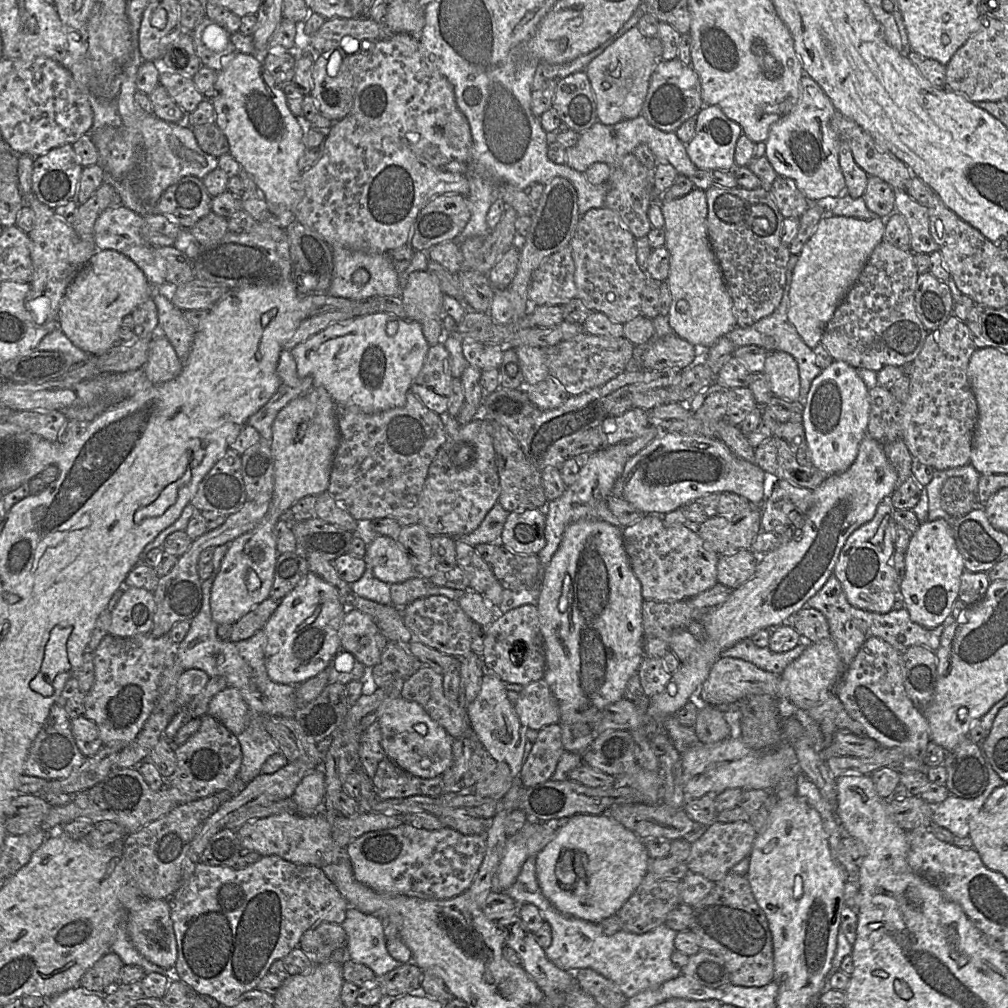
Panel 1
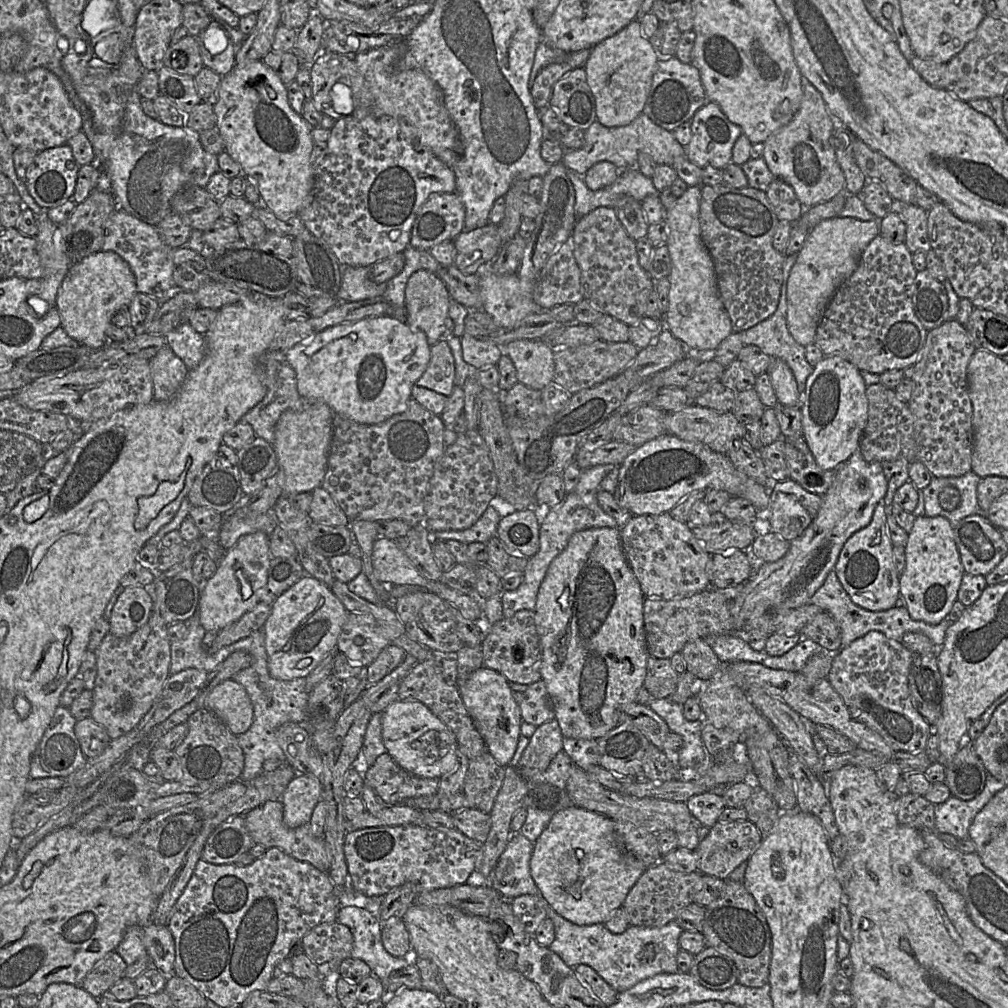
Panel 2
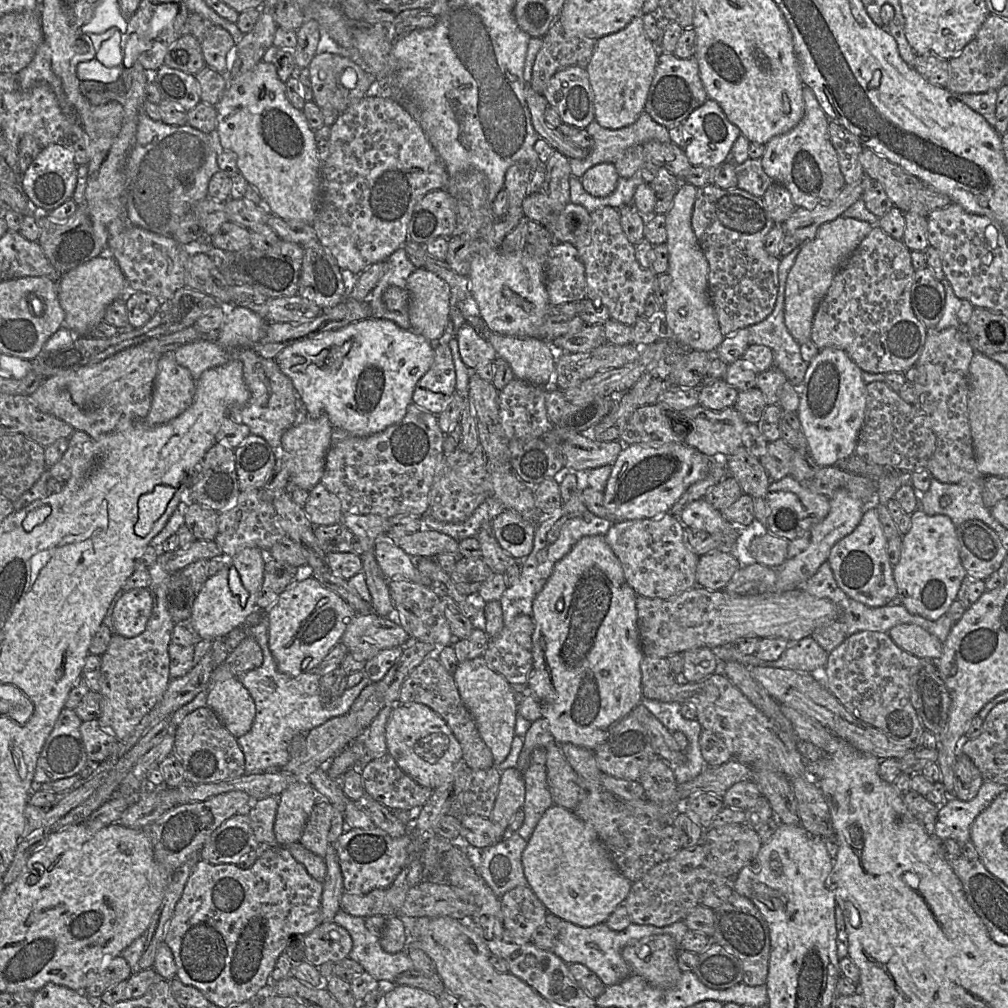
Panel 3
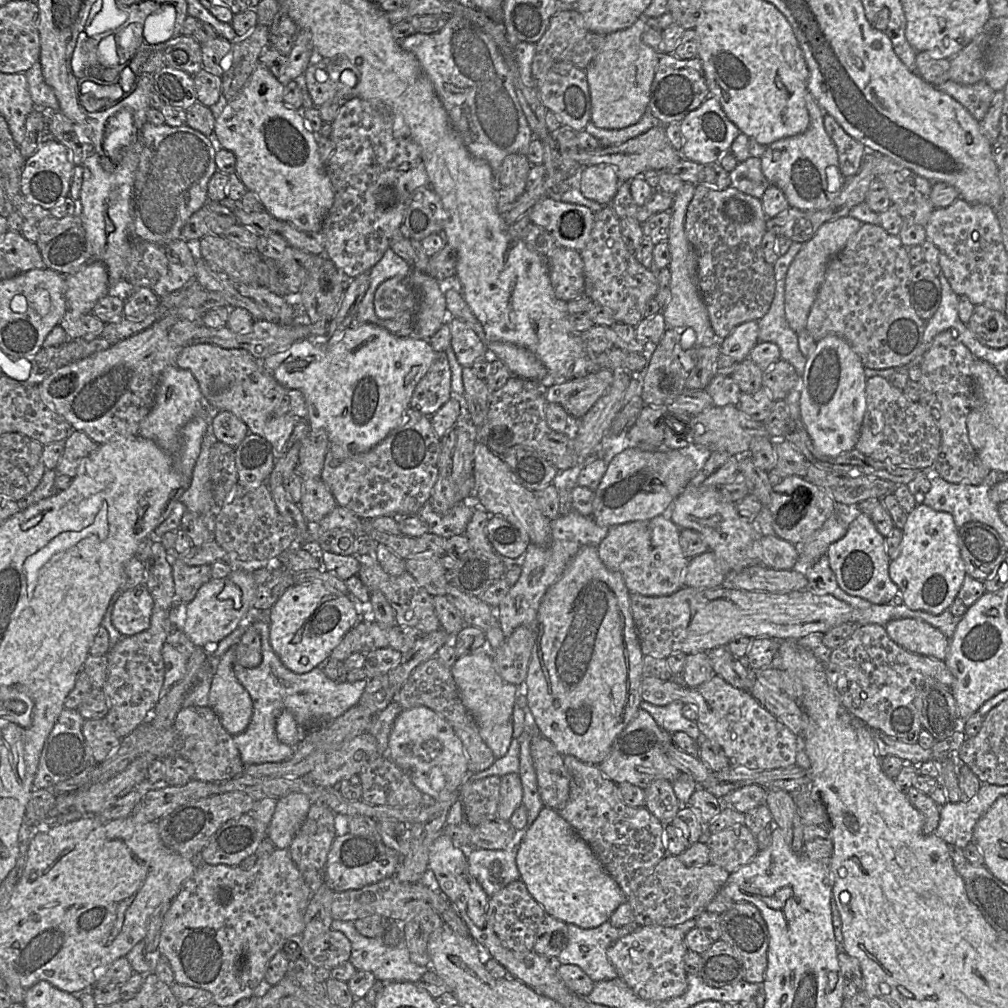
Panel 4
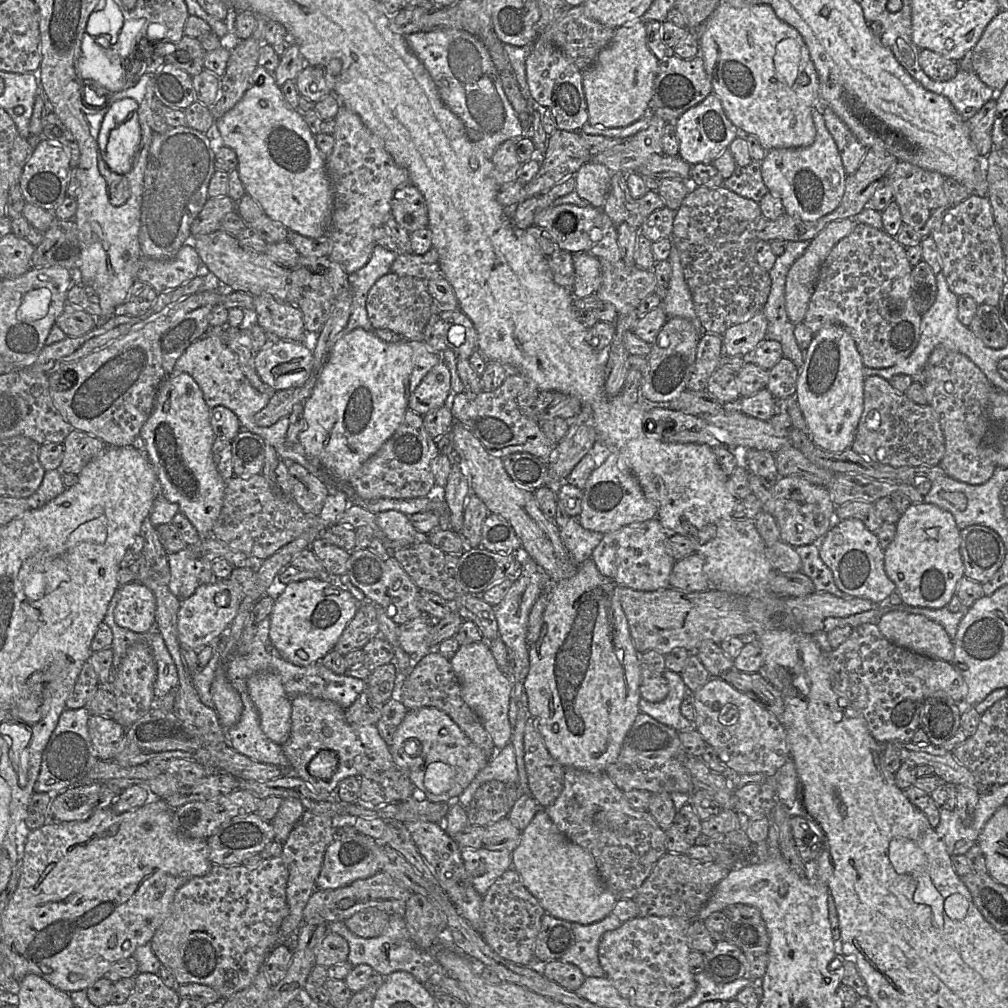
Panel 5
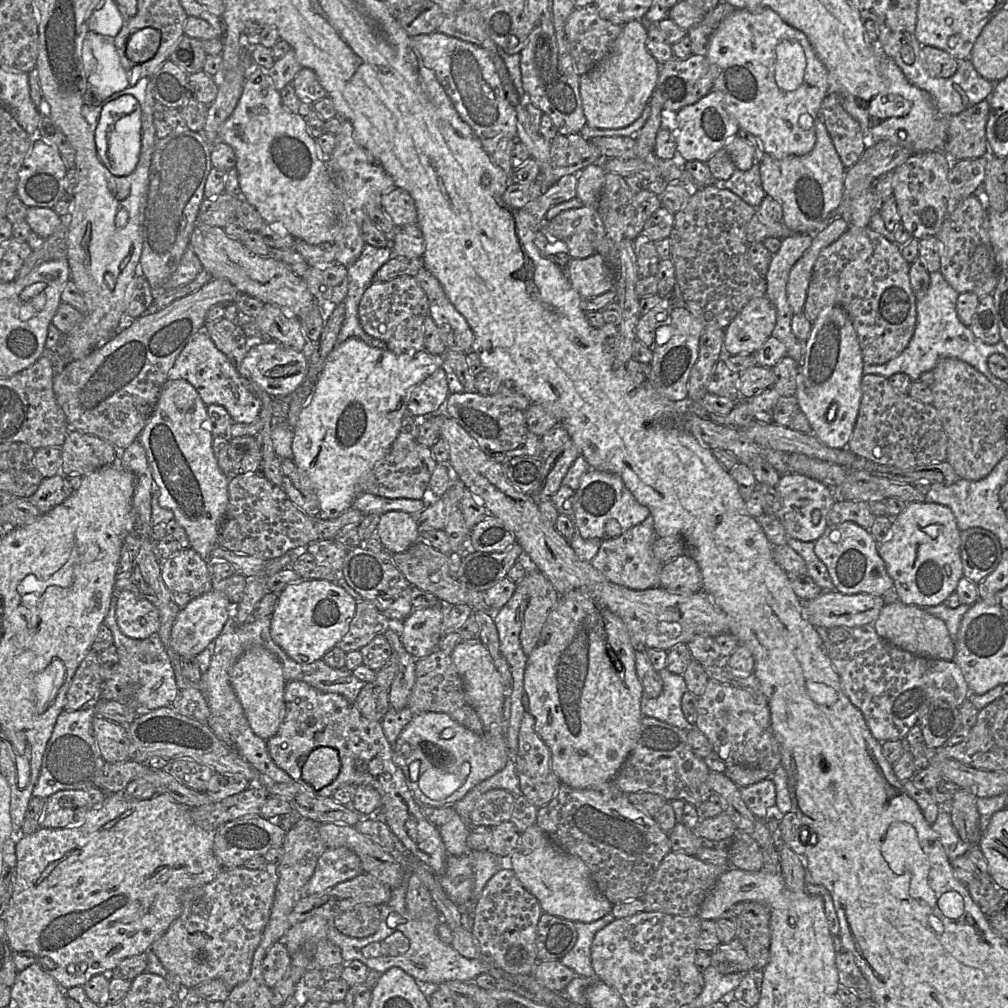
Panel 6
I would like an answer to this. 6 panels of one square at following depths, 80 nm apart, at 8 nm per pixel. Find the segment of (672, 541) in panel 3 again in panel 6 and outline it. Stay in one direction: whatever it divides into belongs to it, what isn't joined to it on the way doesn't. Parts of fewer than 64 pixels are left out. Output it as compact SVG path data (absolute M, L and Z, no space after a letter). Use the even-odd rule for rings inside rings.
M651 520L638 524L620 536L602 540L591 565L609 581L633 590L659 587L659 576L663 566L654 556L652 546L657 536Z

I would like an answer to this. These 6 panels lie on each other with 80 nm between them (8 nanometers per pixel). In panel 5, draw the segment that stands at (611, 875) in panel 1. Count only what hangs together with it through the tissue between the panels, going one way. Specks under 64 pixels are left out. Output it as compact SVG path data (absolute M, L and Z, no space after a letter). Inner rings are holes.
M539 809L521 833L518 846L512 851L512 868L520 875L526 889L539 901L544 911L556 918L589 925L611 914L617 899L601 880L591 854L569 840L553 823L544 809Z

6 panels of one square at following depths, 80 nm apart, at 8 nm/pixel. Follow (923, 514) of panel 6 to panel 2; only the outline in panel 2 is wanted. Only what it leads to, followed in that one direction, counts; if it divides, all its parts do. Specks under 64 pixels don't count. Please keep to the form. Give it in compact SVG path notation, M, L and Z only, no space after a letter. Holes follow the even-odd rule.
M917 516L905 544L905 567L899 574L899 594L910 617L936 625L945 619L965 574L954 540L954 528L942 516Z

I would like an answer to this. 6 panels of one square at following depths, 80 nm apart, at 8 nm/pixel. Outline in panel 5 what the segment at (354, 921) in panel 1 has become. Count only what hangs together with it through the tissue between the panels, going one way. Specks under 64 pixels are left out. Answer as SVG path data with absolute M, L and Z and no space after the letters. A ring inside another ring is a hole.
M389 915L388 924L384 932L377 937L363 938L357 936L349 930L343 921L329 922L328 931L339 934L348 942L349 954L347 962L353 966L367 964L375 972L383 976L387 976L395 971L406 971L412 974L421 984L435 973L446 974L435 957L435 945L424 950L417 947L411 940L404 915Z

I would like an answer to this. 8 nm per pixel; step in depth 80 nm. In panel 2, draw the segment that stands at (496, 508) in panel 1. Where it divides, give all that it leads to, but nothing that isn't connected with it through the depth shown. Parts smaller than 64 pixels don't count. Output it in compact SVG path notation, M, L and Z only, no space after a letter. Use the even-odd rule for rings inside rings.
M489 505L482 516L468 529L432 533L433 541L456 540L468 545L472 542L487 543L497 536L497 527L501 516Z

